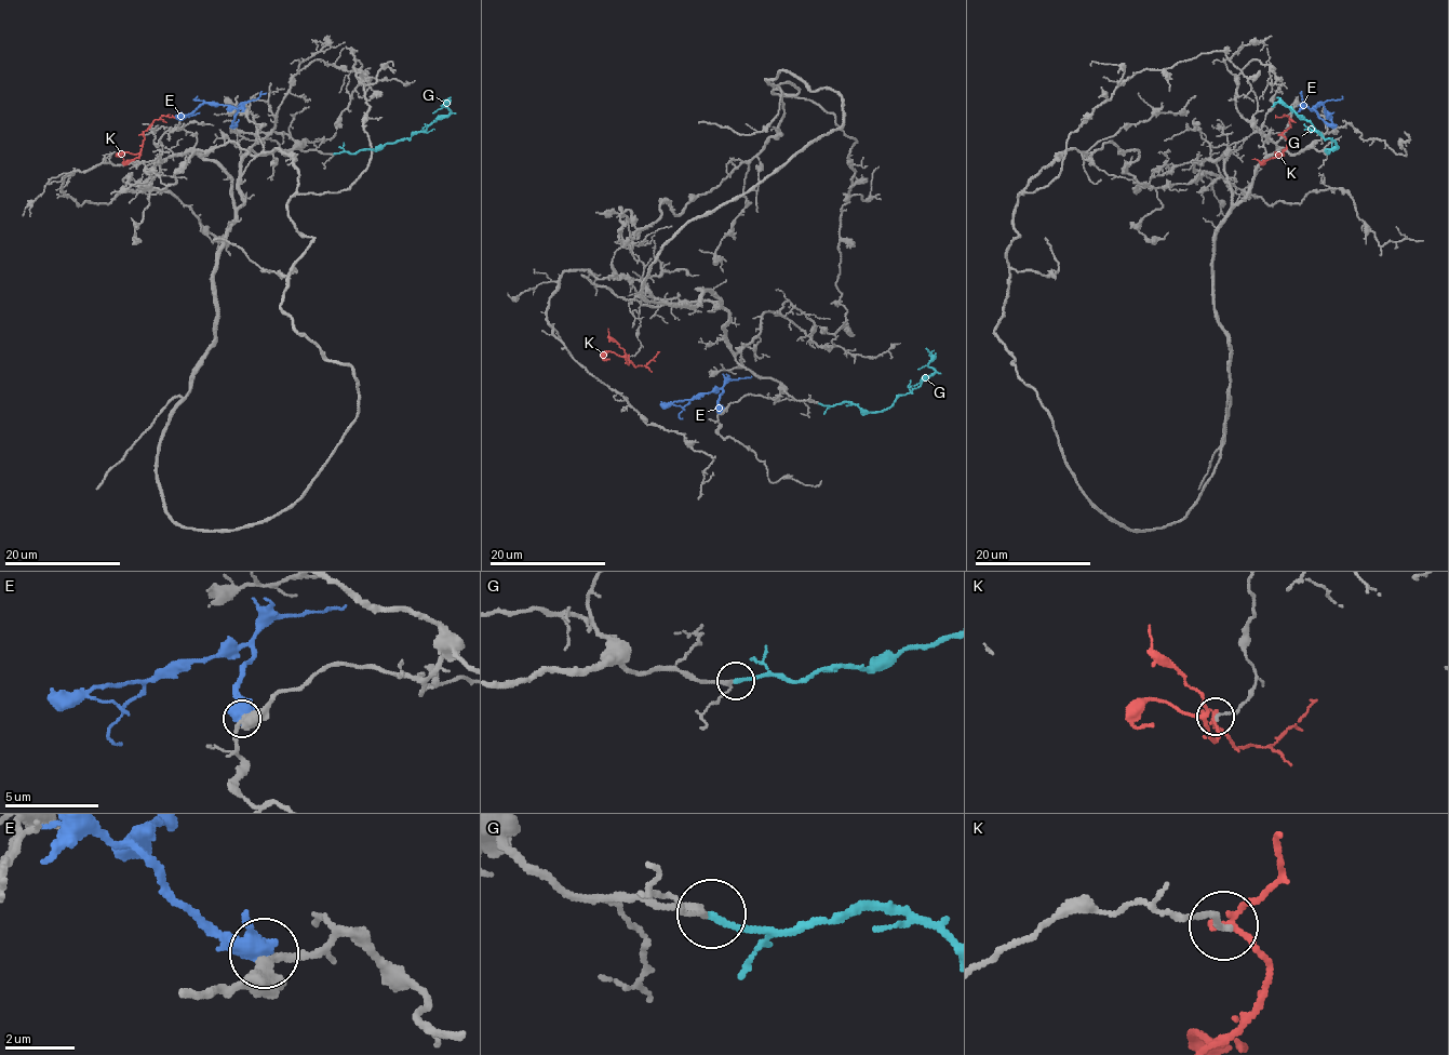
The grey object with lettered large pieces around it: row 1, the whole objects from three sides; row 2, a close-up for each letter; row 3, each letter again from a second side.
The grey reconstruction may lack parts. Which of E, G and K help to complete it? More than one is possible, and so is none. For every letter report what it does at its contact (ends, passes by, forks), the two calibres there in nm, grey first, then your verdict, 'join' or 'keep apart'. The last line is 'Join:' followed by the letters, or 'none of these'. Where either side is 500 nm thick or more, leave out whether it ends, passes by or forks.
E: calibres 380 and 550 nm; keep apart
G: it ends; calibres 180 and 200 nm; join
K: it passes by; calibres 140 and 180 nm; keep apart
Join: G

